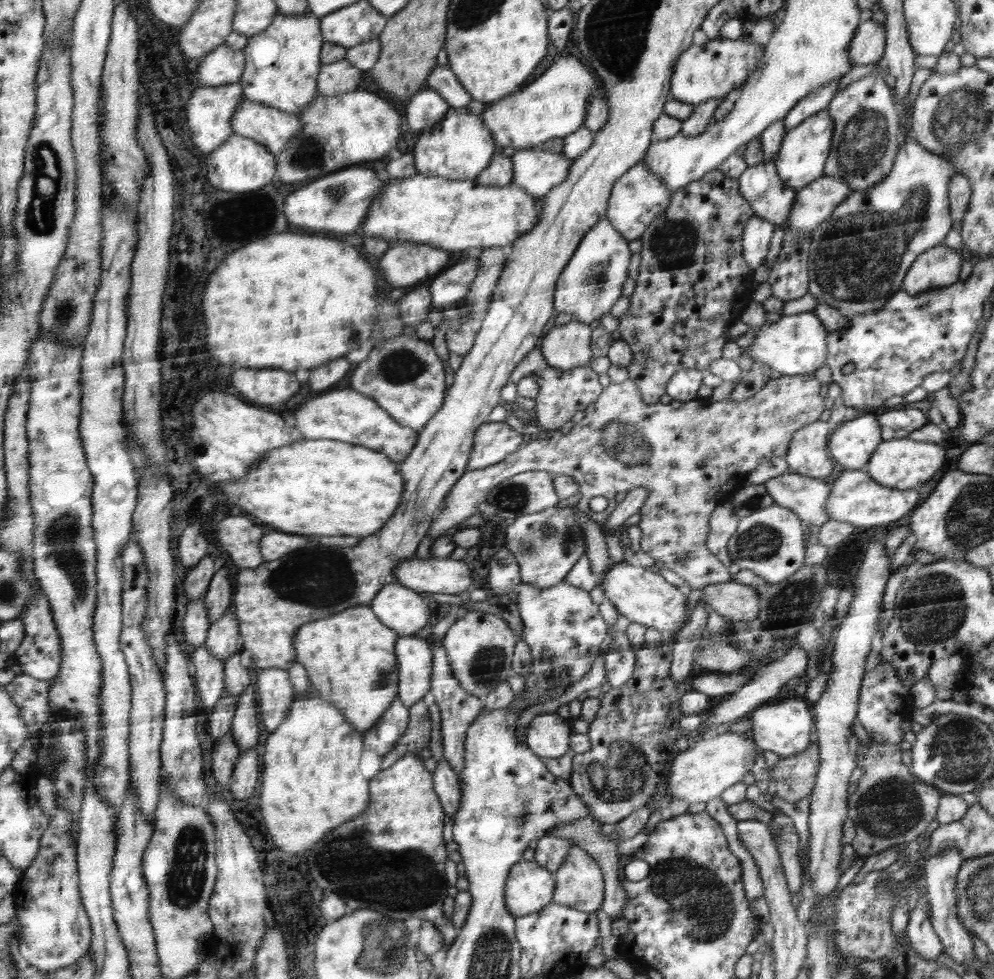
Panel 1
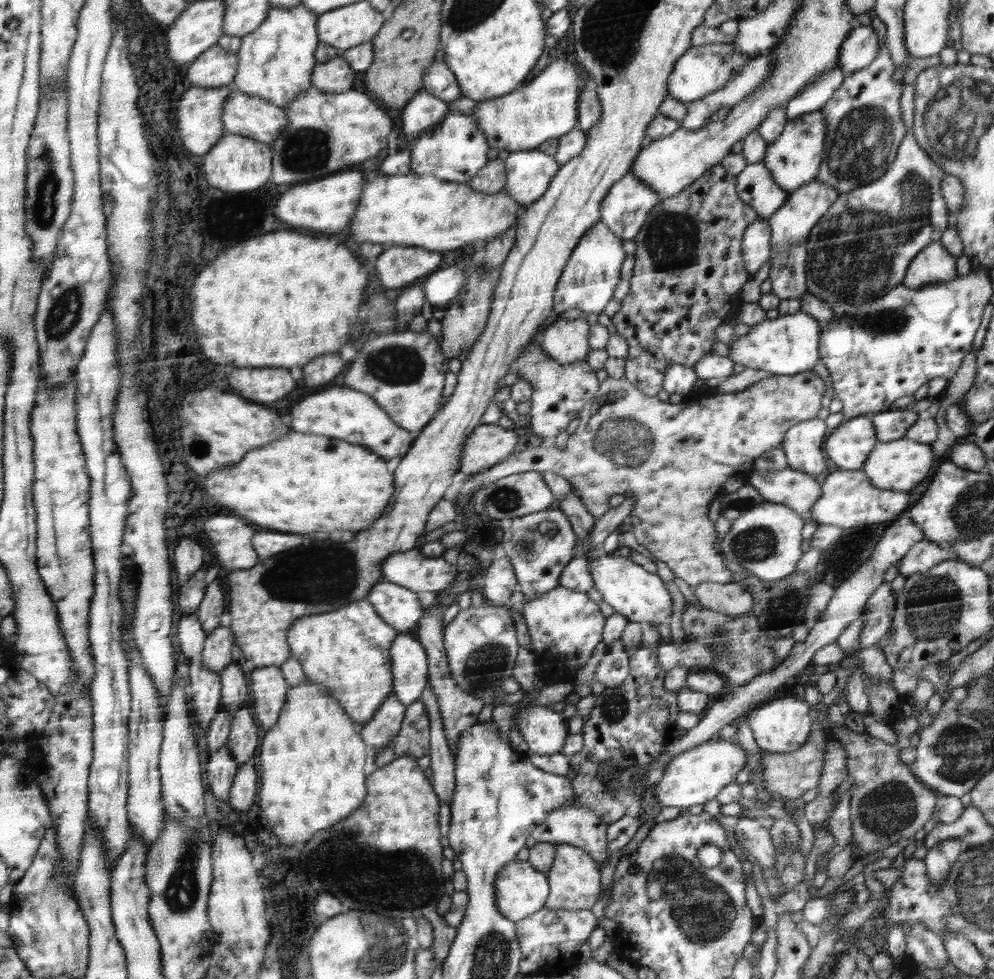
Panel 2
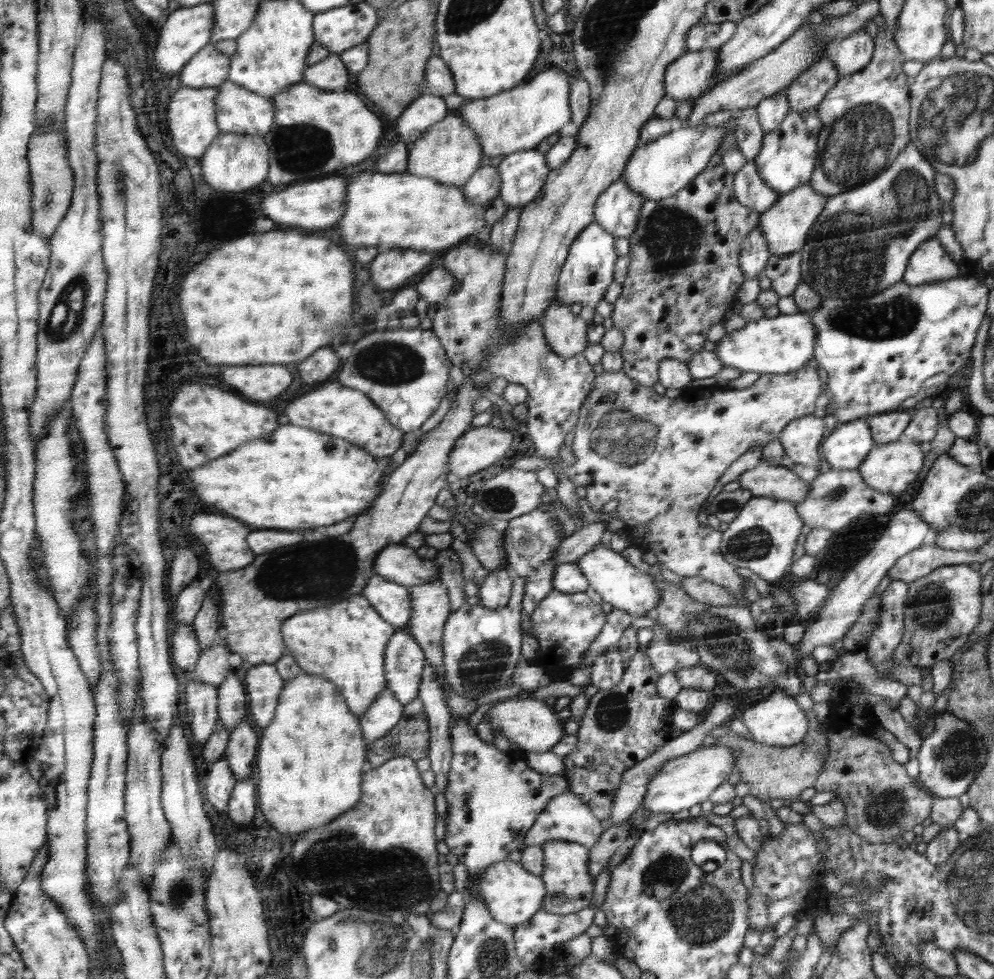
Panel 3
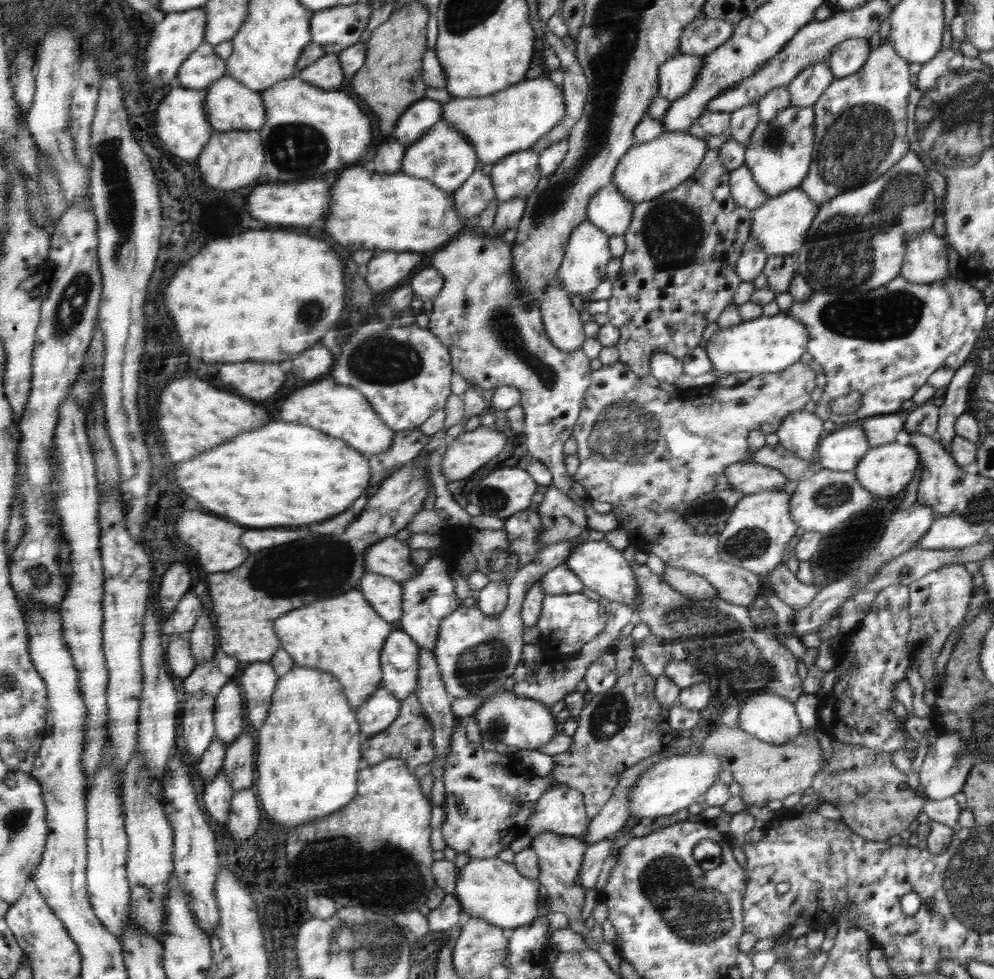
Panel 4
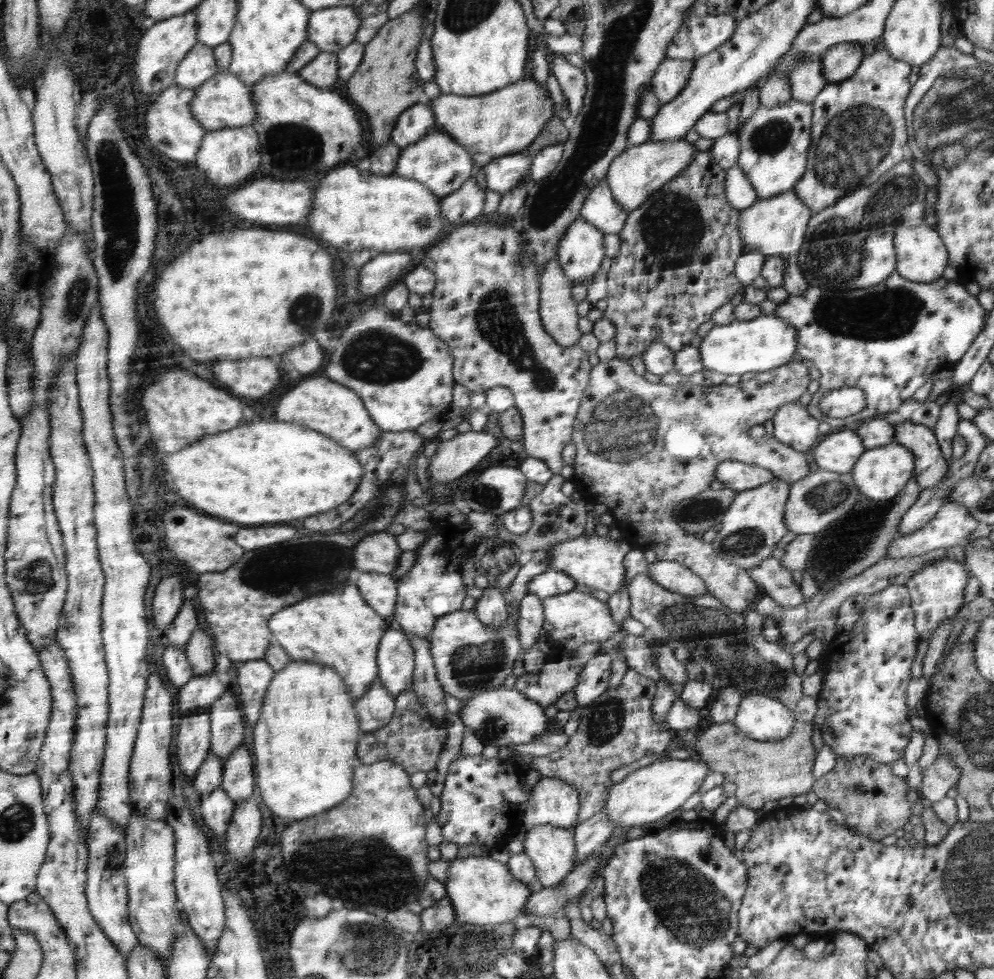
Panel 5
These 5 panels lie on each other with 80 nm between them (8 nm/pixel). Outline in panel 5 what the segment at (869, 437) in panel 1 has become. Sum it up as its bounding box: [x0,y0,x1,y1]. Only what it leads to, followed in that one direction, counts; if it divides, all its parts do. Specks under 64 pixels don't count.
[814,428,865,473]

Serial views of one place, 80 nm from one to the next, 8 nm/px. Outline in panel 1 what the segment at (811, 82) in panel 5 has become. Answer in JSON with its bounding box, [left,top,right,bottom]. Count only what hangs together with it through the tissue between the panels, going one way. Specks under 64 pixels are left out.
[784,81,838,132]

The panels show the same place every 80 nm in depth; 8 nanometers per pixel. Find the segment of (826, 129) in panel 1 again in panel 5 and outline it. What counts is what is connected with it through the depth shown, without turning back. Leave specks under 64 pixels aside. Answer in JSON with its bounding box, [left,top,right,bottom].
[737,99,813,201]

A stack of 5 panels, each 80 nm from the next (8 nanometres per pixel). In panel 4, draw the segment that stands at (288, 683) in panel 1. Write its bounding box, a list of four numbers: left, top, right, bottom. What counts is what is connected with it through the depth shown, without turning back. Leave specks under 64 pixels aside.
[239,661,278,730]

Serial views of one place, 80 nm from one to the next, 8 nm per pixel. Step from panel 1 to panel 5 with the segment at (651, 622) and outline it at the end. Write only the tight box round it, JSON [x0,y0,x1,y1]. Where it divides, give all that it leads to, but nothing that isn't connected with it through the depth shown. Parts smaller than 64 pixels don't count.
[549,533,631,595]

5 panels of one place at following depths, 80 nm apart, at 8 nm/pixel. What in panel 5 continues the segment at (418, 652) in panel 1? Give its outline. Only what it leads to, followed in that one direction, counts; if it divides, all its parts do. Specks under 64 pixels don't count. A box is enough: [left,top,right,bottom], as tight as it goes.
[377,625,416,696]

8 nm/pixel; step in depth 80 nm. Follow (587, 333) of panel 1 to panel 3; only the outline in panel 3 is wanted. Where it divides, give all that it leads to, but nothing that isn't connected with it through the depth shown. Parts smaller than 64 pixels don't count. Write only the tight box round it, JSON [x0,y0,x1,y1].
[540,302,590,359]

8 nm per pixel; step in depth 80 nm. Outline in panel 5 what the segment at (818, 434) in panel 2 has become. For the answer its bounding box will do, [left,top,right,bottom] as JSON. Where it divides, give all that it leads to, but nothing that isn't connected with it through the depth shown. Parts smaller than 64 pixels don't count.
[771,401,820,453]

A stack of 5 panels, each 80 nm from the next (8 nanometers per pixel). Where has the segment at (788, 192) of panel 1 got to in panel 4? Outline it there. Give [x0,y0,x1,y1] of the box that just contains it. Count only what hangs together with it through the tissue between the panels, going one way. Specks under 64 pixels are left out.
[729,165,769,210]

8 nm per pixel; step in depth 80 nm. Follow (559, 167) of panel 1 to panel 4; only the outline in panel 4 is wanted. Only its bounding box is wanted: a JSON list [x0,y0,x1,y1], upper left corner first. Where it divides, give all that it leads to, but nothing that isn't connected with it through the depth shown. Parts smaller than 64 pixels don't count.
[489,150,541,201]

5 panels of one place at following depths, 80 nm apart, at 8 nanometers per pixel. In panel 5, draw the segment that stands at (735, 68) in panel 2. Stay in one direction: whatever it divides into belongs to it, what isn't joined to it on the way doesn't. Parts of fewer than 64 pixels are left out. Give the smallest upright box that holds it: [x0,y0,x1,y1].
[650,58,695,105]

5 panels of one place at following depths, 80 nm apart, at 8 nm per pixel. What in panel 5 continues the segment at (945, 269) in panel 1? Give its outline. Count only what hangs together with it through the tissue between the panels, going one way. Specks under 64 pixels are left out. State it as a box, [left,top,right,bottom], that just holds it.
[894,224,949,282]

